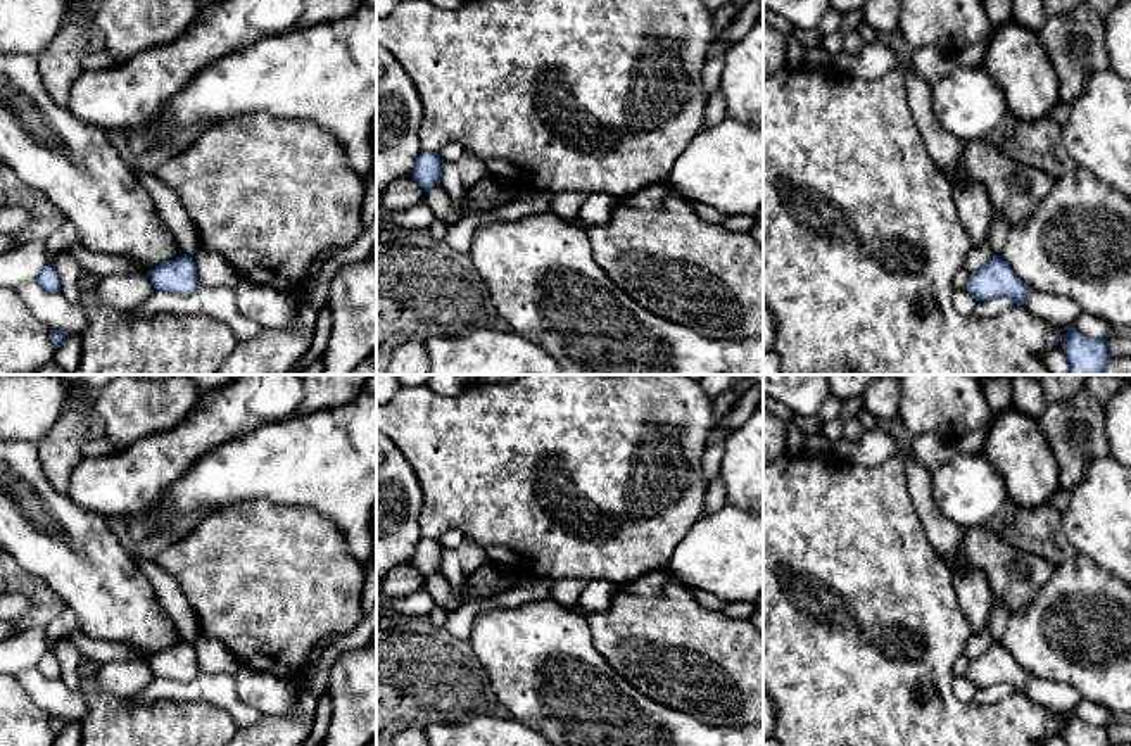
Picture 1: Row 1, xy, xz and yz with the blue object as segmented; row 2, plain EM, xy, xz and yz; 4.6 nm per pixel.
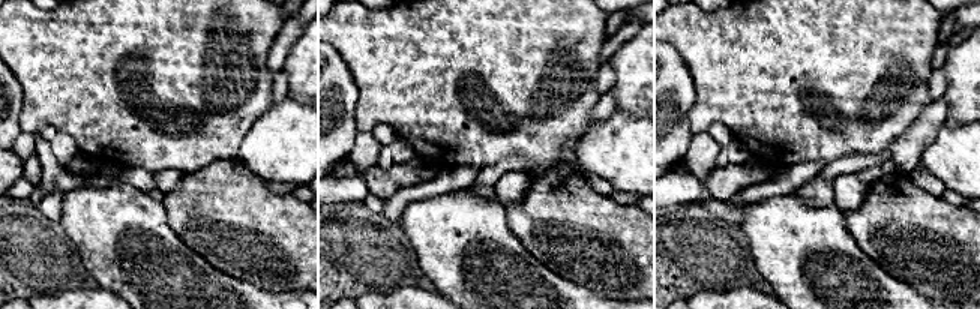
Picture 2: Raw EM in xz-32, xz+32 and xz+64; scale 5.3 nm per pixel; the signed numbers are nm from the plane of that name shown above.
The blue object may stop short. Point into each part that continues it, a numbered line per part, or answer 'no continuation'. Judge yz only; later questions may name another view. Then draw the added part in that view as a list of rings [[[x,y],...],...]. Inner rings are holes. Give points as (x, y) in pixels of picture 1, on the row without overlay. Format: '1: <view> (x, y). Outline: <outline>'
no continuation

